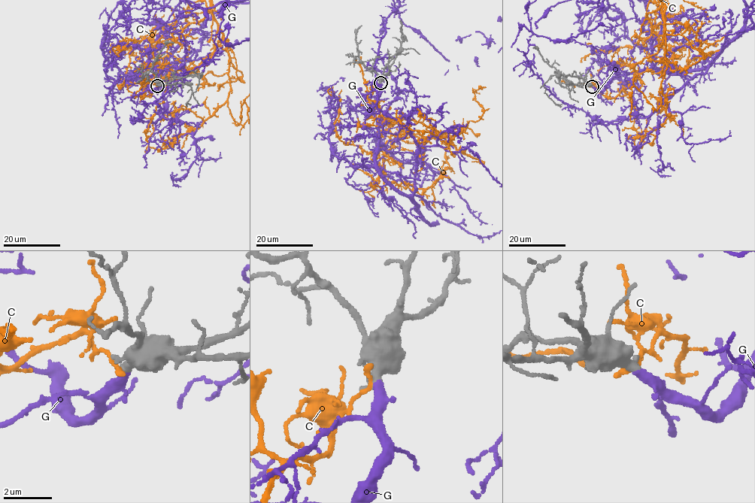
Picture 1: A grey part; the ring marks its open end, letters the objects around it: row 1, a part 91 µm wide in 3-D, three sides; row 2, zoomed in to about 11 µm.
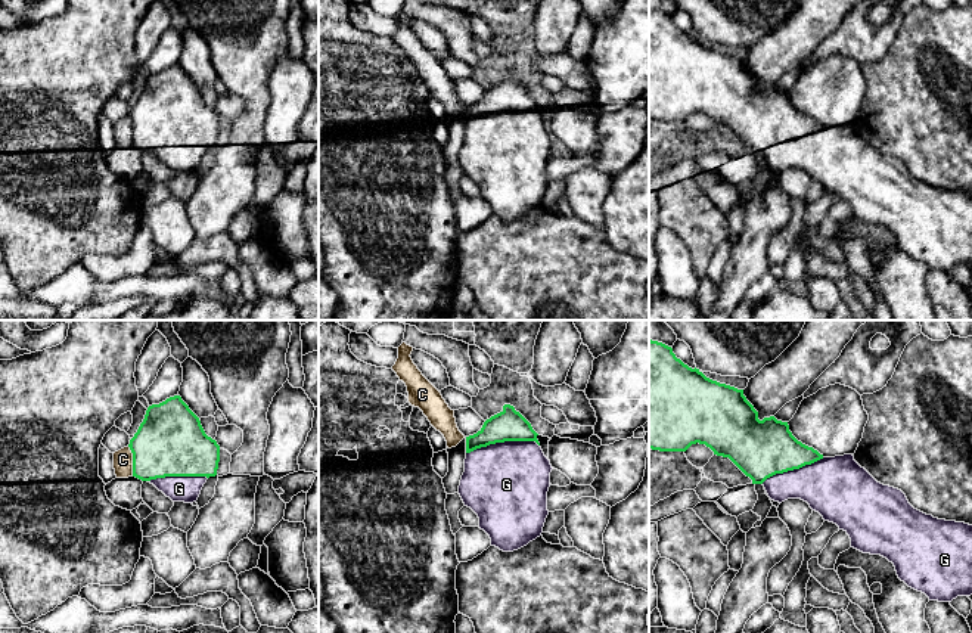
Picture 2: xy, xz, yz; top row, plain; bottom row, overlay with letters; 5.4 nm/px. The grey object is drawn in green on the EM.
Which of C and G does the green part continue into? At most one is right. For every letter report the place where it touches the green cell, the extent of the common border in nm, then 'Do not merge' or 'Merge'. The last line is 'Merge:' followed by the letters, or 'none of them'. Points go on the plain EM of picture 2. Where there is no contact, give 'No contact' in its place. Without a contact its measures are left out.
C: Touches green at xy (133, 130). Shared border 170 nm. Do not merge
G: Touches green at xz (502, 111). Shared border 400 nm. Merge
Merge: G

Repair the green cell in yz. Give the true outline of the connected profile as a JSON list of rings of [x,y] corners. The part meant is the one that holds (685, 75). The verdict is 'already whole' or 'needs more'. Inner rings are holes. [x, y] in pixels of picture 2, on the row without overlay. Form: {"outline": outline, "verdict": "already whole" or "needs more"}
{"outline": [[[649,9],[649,118],[686,121],[696,112],[705,114],[717,125],[729,127],[752,153],[763,153],[771,170],[807,171],[825,190],[836,193],[850,205],[851,217],[886,227],[894,233],[898,248],[925,263],[929,270],[951,271],[957,266],[972,264],[972,195],[938,189],[914,179],[901,159],[878,152],[853,124],[825,127],[798,111],[788,91],[774,86],[760,90],[743,59],[707,47],[699,38],[692,38],[677,28],[671,16]]], "verdict": "needs more"}

